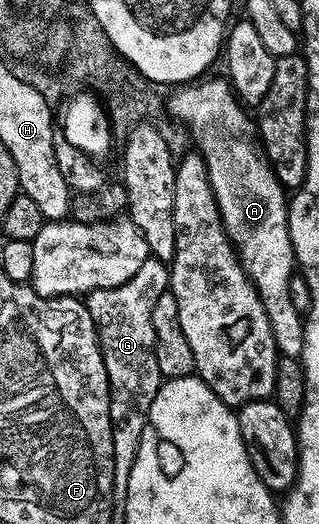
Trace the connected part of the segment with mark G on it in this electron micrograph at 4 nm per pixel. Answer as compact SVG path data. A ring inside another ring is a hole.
M151 256L143 268L139 268L139 272L127 280L127 284L93 290L83 298L97 329L101 355L107 368L115 460L113 501L117 504L124 503L127 496L127 480L139 452L143 428L149 422L149 409L163 381L157 363L157 341L155 328L151 324L151 308L155 308L155 300L170 289L170 273L170 267L162 259Z

